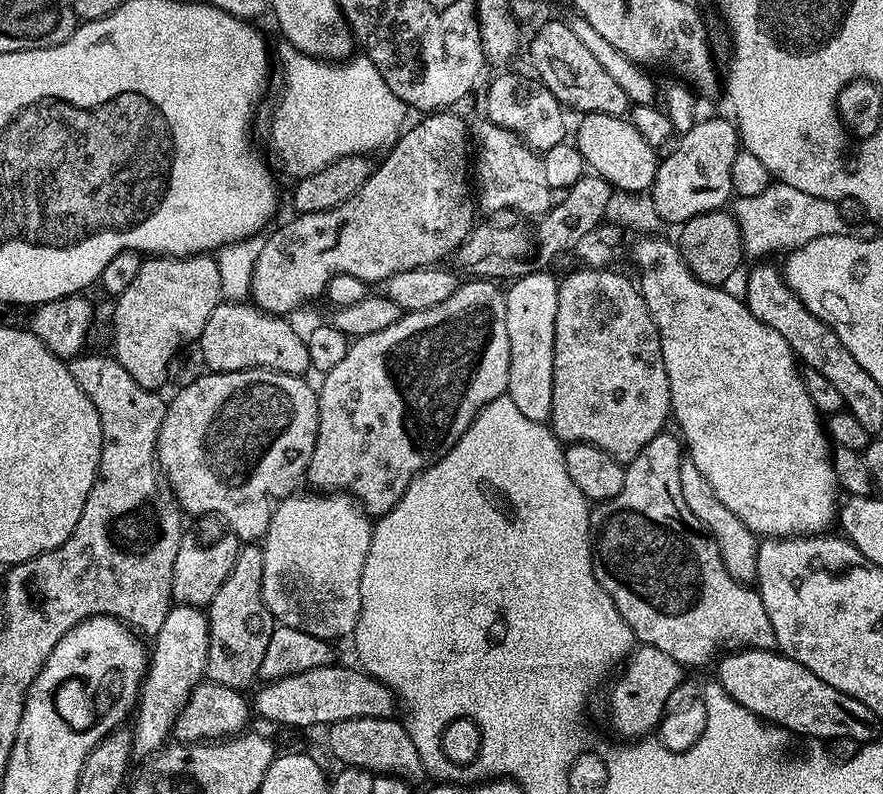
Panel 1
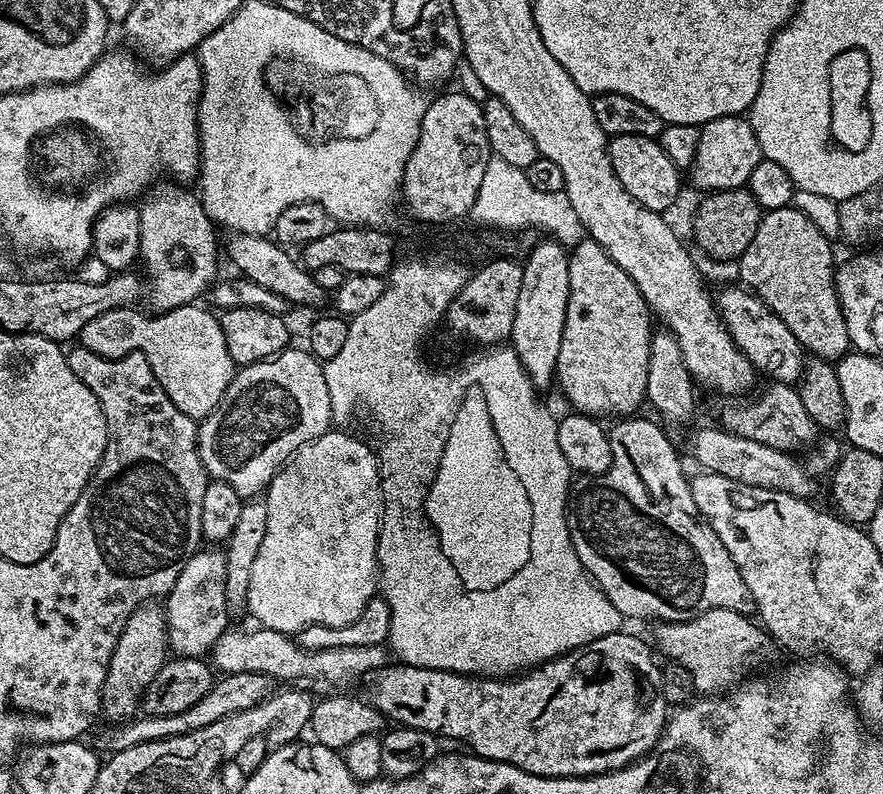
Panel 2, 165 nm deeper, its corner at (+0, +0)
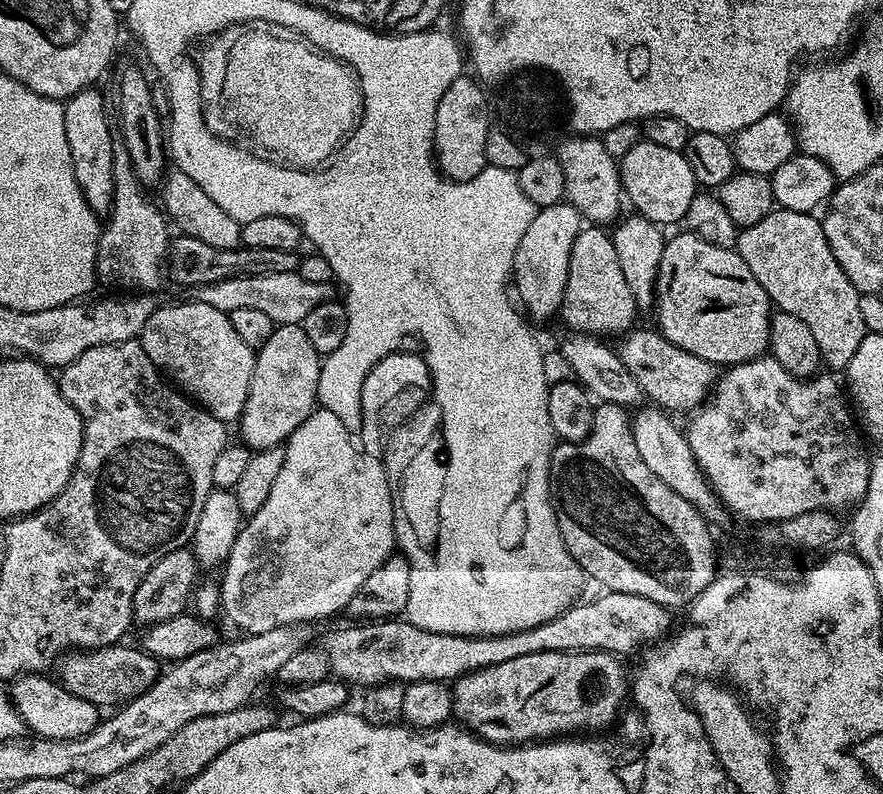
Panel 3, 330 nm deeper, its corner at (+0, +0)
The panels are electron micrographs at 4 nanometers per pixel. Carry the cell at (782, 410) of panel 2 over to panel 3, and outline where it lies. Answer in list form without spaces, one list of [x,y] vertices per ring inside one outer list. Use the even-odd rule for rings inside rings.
[[[636,326],[623,333],[621,340],[624,341],[618,344],[618,351],[626,370],[630,370],[641,393],[647,399],[649,396],[652,399],[649,401],[655,407],[672,414],[684,411],[687,413],[699,408],[708,399],[712,386],[718,379],[717,365],[698,358],[698,354],[690,354],[674,346],[659,331],[649,328]]]

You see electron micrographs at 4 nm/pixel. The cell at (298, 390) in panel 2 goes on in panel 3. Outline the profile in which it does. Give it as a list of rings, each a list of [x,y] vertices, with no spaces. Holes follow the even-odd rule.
[[[281,324],[276,327],[256,352],[250,394],[238,421],[239,439],[253,450],[281,447],[317,407],[321,363],[322,358],[314,346],[310,346],[310,338],[306,338],[306,330],[301,325]]]

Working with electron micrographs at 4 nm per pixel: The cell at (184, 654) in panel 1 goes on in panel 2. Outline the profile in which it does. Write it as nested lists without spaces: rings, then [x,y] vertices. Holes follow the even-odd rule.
[[[208,546],[188,559],[186,566],[182,566],[182,574],[178,574],[178,582],[174,582],[168,591],[166,619],[169,649],[177,657],[207,657],[218,638],[229,631],[228,616],[230,617],[230,609],[226,602],[226,558],[219,547]]]

